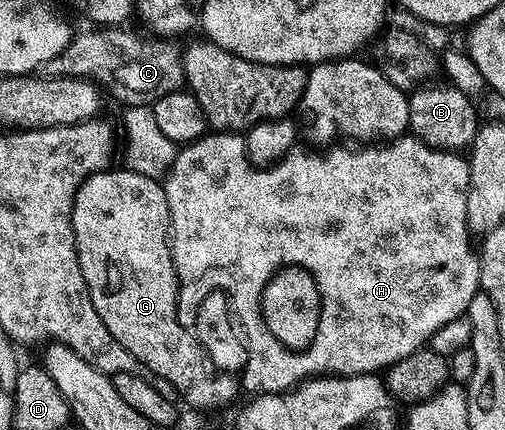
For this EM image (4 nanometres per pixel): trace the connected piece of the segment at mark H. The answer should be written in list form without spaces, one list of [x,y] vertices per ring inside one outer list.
[[[207,133],[196,142],[185,144],[164,176],[170,210],[170,229],[178,227],[178,243],[186,243],[186,251],[202,251],[202,239],[210,235],[206,227],[210,227],[210,219],[214,219],[218,211],[246,211],[246,215],[250,215],[254,223],[278,223],[278,227],[294,227],[294,231],[302,231],[302,251],[298,251],[294,259],[302,259],[302,269],[312,273],[318,283],[322,283],[322,295],[326,295],[326,311],[322,311],[322,331],[318,331],[318,343],[314,343],[314,351],[306,351],[306,355],[286,355],[286,351],[282,351],[282,347],[278,347],[278,343],[274,343],[274,339],[270,339],[266,331],[258,331],[258,335],[254,335],[254,355],[247,355],[246,366],[240,372],[241,386],[251,387],[255,396],[285,393],[303,381],[310,381],[315,377],[372,375],[385,372],[386,368],[396,361],[423,350],[429,344],[432,333],[436,333],[436,329],[444,329],[448,321],[463,318],[470,307],[472,297],[480,291],[482,260],[476,250],[476,243],[470,240],[472,232],[466,220],[470,192],[470,161],[465,154],[442,151],[413,137],[399,137],[389,145],[358,145],[355,146],[358,147],[355,151],[349,151],[346,147],[333,147],[326,149],[331,151],[295,149],[270,167],[256,167],[250,162],[246,152],[246,141],[241,134]]]

